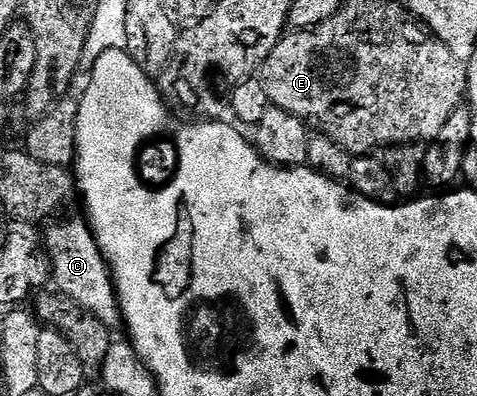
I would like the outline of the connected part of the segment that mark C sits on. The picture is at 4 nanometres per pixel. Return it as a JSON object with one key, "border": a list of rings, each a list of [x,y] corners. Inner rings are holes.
{"border":[[[67,220],[51,227],[43,234],[43,246],[53,270],[56,291],[81,309],[96,316],[108,328],[122,323],[116,285],[86,221]]]}

